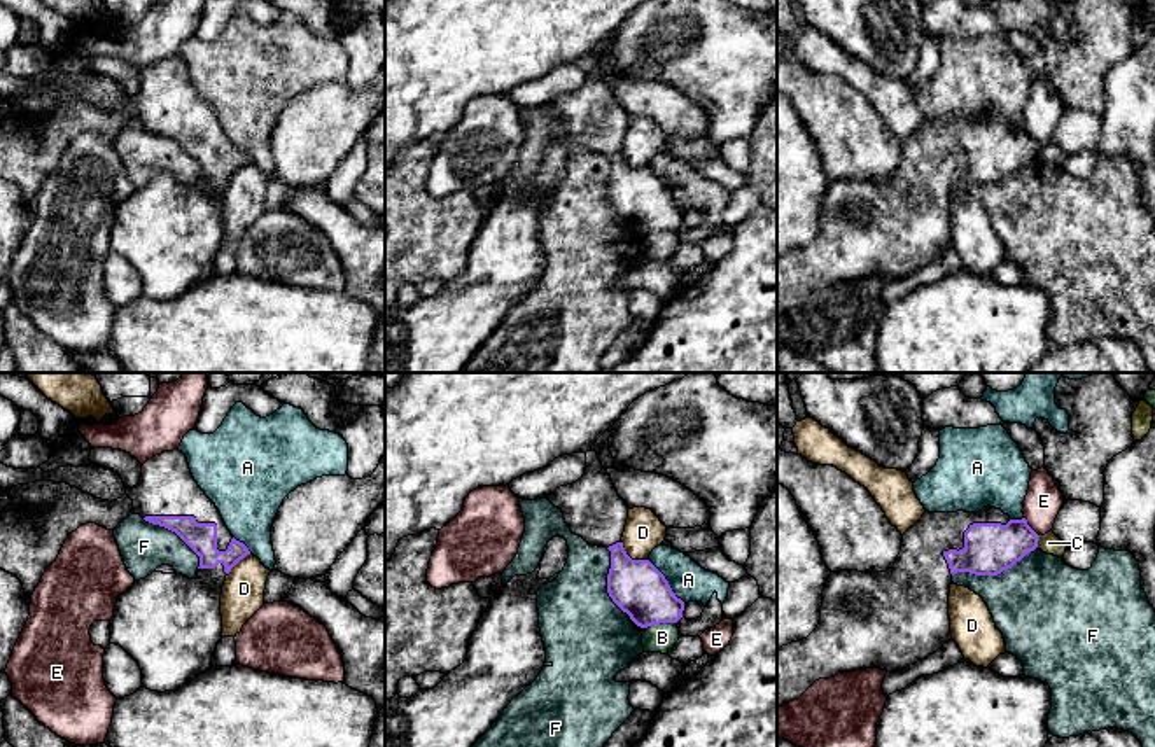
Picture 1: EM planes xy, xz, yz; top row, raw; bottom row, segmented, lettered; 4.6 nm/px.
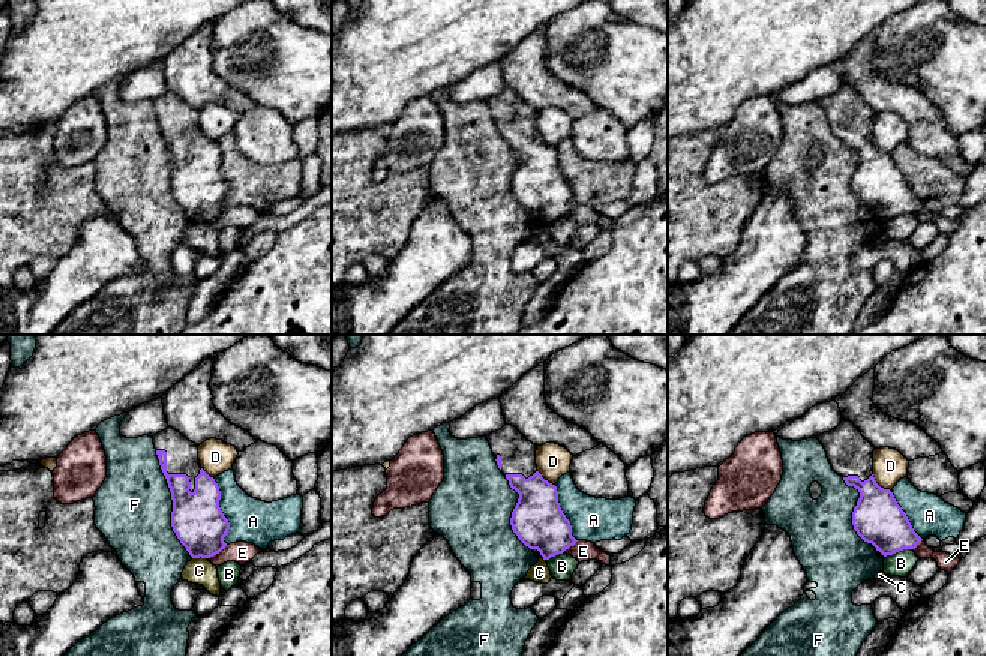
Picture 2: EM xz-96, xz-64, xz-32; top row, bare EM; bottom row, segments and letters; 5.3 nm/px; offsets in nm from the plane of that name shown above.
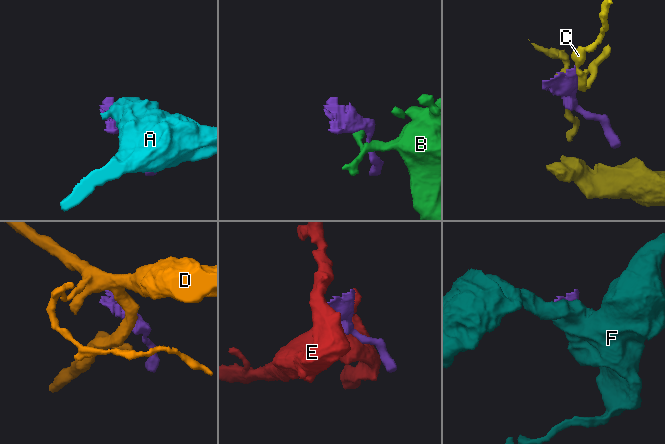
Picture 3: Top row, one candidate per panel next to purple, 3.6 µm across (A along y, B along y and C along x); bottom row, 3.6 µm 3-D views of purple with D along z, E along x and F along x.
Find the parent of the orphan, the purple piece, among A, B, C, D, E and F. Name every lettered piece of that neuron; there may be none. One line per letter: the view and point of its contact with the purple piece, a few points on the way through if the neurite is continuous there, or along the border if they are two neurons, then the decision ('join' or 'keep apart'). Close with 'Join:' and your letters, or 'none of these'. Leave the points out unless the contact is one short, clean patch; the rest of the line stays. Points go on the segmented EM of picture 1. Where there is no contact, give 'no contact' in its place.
A: contact xz (667, 581); keep apart
B: contact xz (660, 621); border xz (676, 621), (660, 621), (646, 628); keep apart
C: contact yz (1036, 541); border yz (1040, 536), (1036, 546); keep apart
D: contact xz (629, 557); border xz (622, 541), (622, 546), (632, 558), (646, 560); keep apart
E: contact yz (1029, 527); keep apart
F: contact yz (994, 574); keep apart
Join: none of these

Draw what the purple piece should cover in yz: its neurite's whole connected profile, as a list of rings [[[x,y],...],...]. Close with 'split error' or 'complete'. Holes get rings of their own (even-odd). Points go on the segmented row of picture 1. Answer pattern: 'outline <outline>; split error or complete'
outline [[[1001,509],[978,513],[929,513],[903,534],[898,560],[886,572],[831,572],[822,591],[817,628],[802,640],[777,649],[777,709],[798,700],[816,681],[838,674],[878,668],[903,670],[952,640],[948,593],[952,576],[998,576],[1038,548],[1027,520],[1012,520]]]; split error

